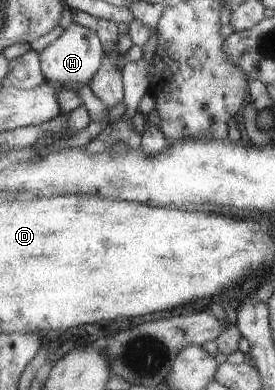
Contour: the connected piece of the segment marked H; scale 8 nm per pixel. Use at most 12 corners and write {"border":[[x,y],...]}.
{"border":[[76,22],[41,52],[48,81],[89,84],[106,51]]}

